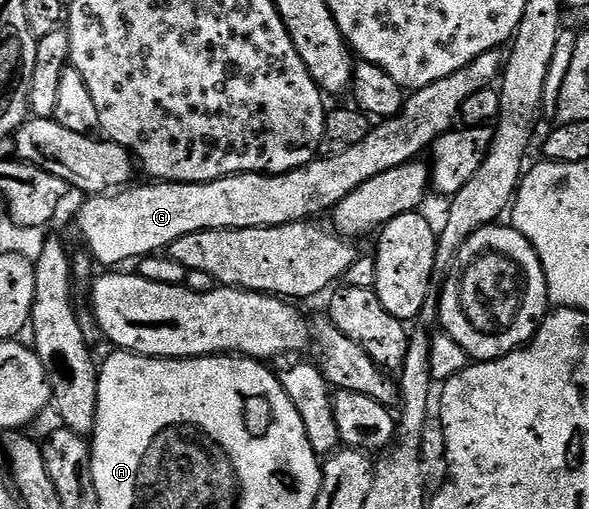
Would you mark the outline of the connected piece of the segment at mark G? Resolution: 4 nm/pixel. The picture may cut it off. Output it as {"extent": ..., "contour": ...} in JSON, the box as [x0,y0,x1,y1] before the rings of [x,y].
{"extent":[76,50,502,269],"contour":[[[499,50],[482,53],[469,67],[450,73],[450,77],[442,77],[442,81],[434,81],[425,87],[415,88],[405,98],[404,108],[393,119],[377,122],[369,130],[358,145],[350,145],[342,151],[328,153],[328,156],[317,157],[311,163],[302,165],[293,171],[281,175],[253,173],[250,175],[231,175],[209,183],[165,183],[163,181],[144,181],[141,187],[129,185],[115,193],[93,195],[83,200],[80,212],[76,215],[76,231],[89,255],[104,269],[116,269],[119,263],[139,261],[147,256],[163,252],[174,241],[186,237],[186,233],[198,233],[210,229],[254,229],[255,227],[277,227],[287,223],[302,223],[315,220],[315,215],[323,211],[331,212],[347,195],[354,193],[358,185],[366,185],[370,177],[378,177],[378,173],[386,173],[386,169],[394,169],[403,163],[413,162],[424,150],[431,148],[436,139],[453,130],[457,122],[460,106],[466,97],[474,97],[474,93],[489,90],[502,74],[502,55]]]}

